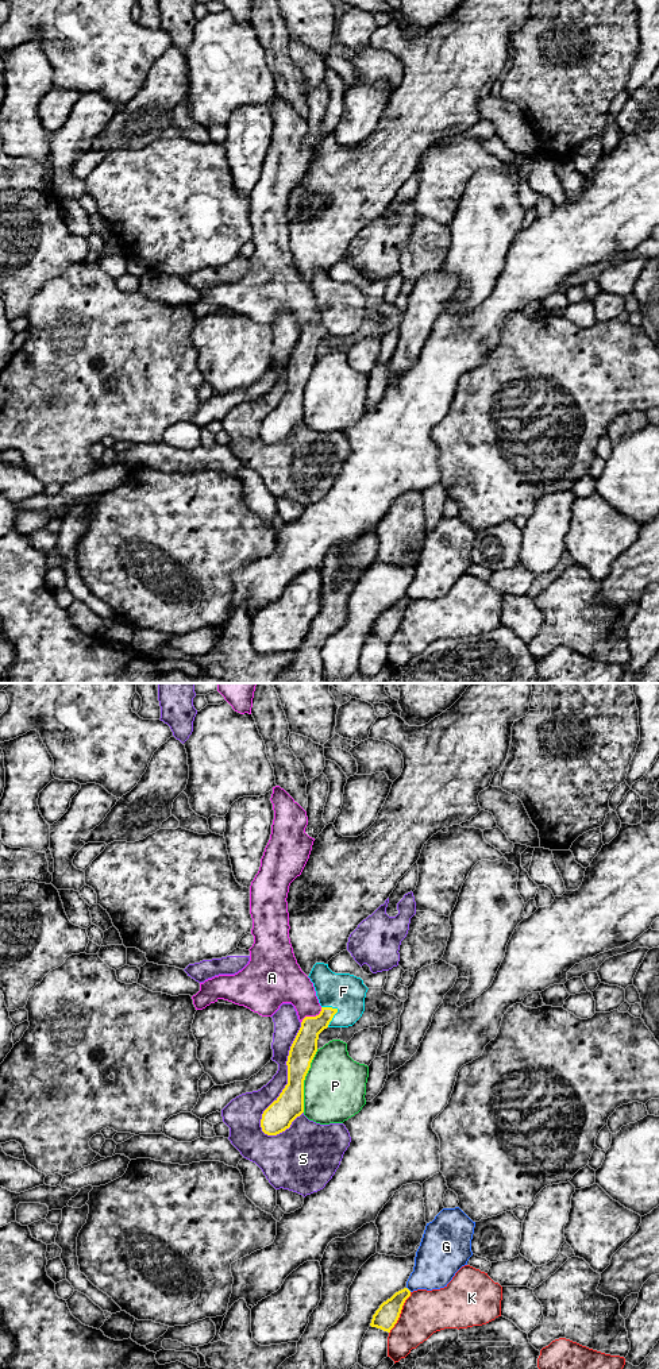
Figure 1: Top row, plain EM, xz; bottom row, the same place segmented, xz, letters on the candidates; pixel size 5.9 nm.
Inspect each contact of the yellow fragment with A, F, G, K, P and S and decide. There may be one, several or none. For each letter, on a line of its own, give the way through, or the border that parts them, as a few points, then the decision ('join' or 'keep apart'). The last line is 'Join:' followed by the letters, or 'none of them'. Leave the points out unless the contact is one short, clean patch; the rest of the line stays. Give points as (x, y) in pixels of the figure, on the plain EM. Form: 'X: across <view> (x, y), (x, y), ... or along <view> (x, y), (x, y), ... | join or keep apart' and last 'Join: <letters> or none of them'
A: keep apart
F: across xz (304, 355), (307, 346), (332, 326), (342, 315), (343, 300) | join
G: keep apart
K: along xz (411, 601), (397, 631), (389, 641) | keep apart
P: keep apart
S: keep apart
Join: F

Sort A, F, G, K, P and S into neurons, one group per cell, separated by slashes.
A / F / G / K / P / S

